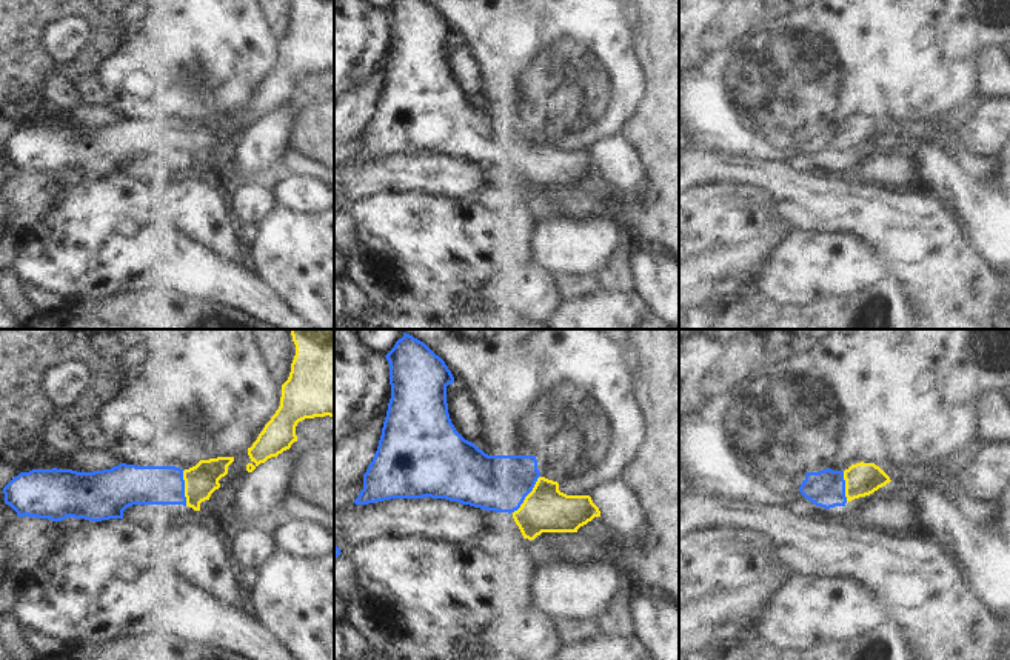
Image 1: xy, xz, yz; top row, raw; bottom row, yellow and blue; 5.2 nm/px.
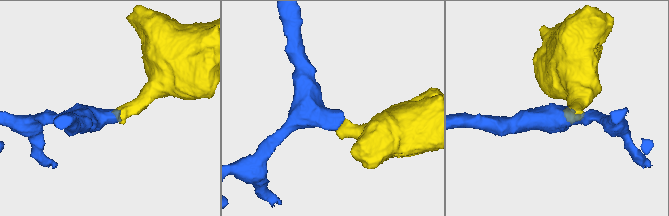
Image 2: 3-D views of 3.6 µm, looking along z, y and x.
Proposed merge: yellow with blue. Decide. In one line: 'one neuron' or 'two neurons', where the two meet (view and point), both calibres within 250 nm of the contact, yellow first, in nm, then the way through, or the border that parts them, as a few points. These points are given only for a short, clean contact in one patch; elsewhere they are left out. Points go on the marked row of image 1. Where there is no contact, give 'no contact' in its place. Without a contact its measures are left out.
one neuron; meets yellow in xz at (528, 494); 240 nm thick on the yellow side, 300 nm on the other; runs through xz (545, 510), (528, 494), (513, 483), (501, 483)

